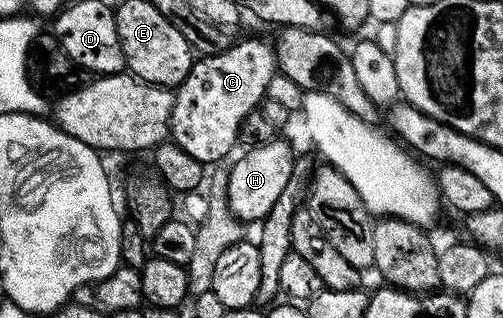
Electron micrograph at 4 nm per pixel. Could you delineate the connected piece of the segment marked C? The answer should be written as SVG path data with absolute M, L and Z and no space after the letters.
M261 39L233 43L215 54L196 58L185 81L174 92L170 138L185 149L189 157L197 157L197 161L204 165L226 160L226 155L237 147L241 121L260 106L274 75L277 75L277 55L272 44L270 47Z

